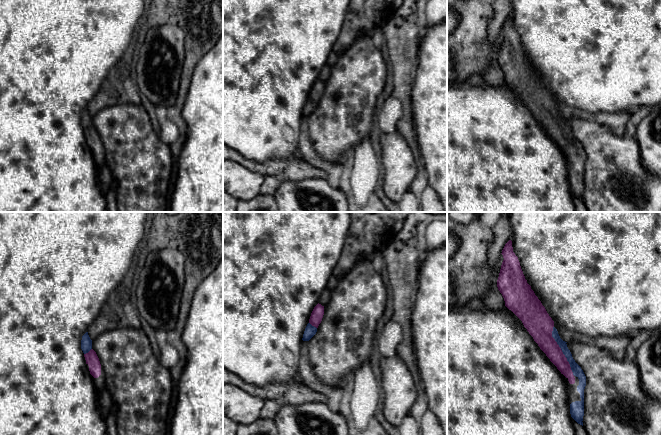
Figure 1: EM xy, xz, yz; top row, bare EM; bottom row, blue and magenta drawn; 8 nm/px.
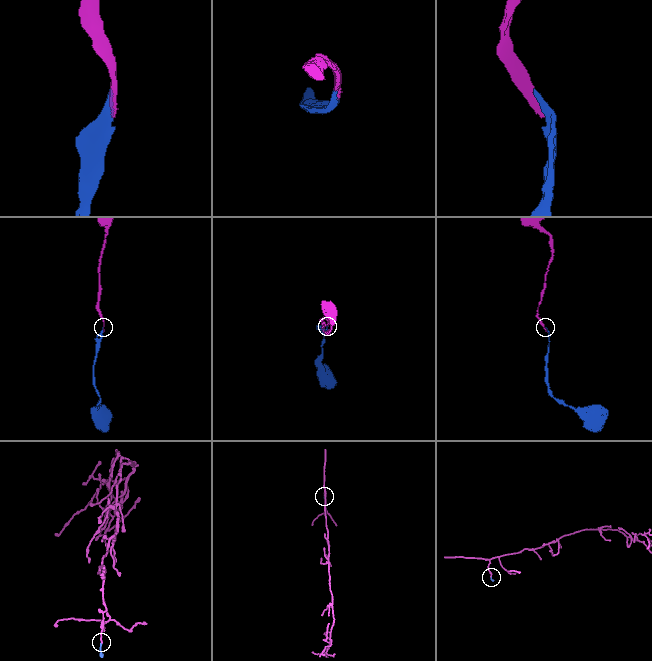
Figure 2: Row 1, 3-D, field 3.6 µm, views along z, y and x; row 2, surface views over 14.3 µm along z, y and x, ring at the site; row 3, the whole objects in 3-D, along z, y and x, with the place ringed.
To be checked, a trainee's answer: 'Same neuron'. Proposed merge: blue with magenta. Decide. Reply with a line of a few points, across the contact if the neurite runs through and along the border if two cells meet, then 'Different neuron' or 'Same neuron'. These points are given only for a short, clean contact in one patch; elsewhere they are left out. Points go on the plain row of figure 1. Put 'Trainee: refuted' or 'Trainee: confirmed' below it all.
Line: yz (576, 145), (566, 135), (562, 127), (541, 104). Same neuron
Trainee: confirmed

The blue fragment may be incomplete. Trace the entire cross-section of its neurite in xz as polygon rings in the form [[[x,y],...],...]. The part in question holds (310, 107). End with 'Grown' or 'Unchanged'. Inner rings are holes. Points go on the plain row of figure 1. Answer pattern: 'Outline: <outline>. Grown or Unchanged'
Outline: [[[317,80],[310,92],[309,99],[307,100],[304,110],[303,117],[309,117],[317,108],[317,104],[322,97],[324,91],[324,82]]]. Grown

